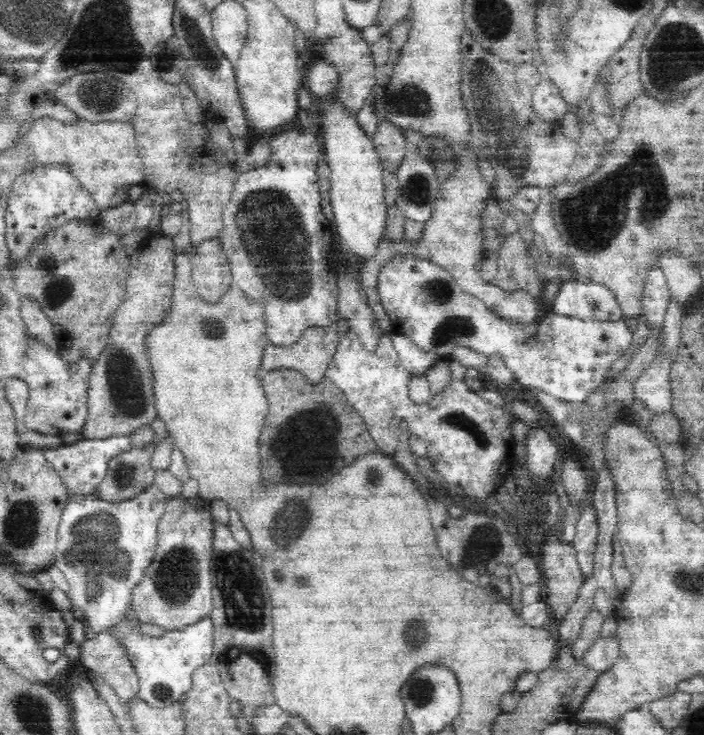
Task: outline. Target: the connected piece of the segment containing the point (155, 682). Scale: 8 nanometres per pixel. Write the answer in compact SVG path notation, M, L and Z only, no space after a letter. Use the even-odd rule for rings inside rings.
M131 607L110 620L98 633L111 636L117 648L123 652L130 662L139 682L138 698L149 708L160 710L184 699L190 687L191 672L211 658L213 652L213 630L210 617L201 618L196 624L185 626L183 630L172 630L168 634L156 638L146 636L142 631L138 613Z

